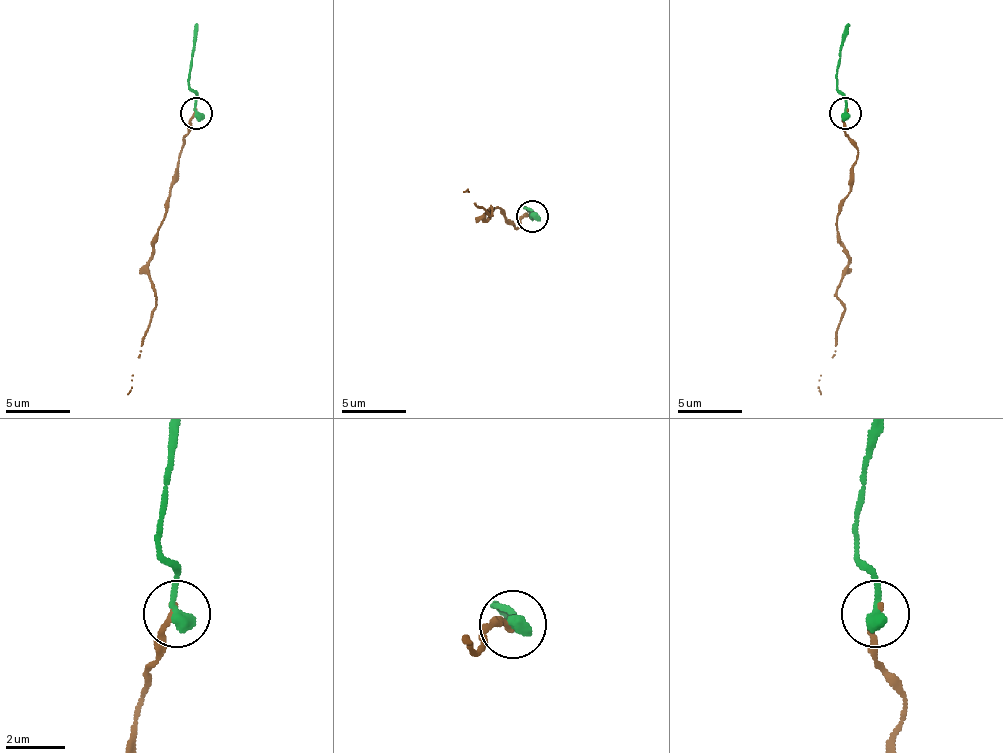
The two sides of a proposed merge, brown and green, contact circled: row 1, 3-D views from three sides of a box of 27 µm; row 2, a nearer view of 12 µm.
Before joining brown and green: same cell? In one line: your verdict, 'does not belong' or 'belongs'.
belongs

